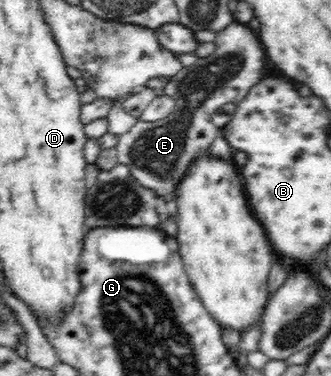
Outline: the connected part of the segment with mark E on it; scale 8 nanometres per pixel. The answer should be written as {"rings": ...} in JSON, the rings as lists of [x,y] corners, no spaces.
{"rings":[[[232,21],[218,31],[214,39],[213,53],[179,70],[165,83],[163,93],[174,101],[173,113],[155,122],[139,120],[123,136],[116,146],[118,164],[127,165],[131,176],[143,187],[155,190],[163,196],[174,213],[176,187],[189,171],[197,156],[209,151],[209,147],[223,129],[210,121],[222,105],[241,102],[249,90],[261,79],[266,53],[258,36],[248,25]]]}

